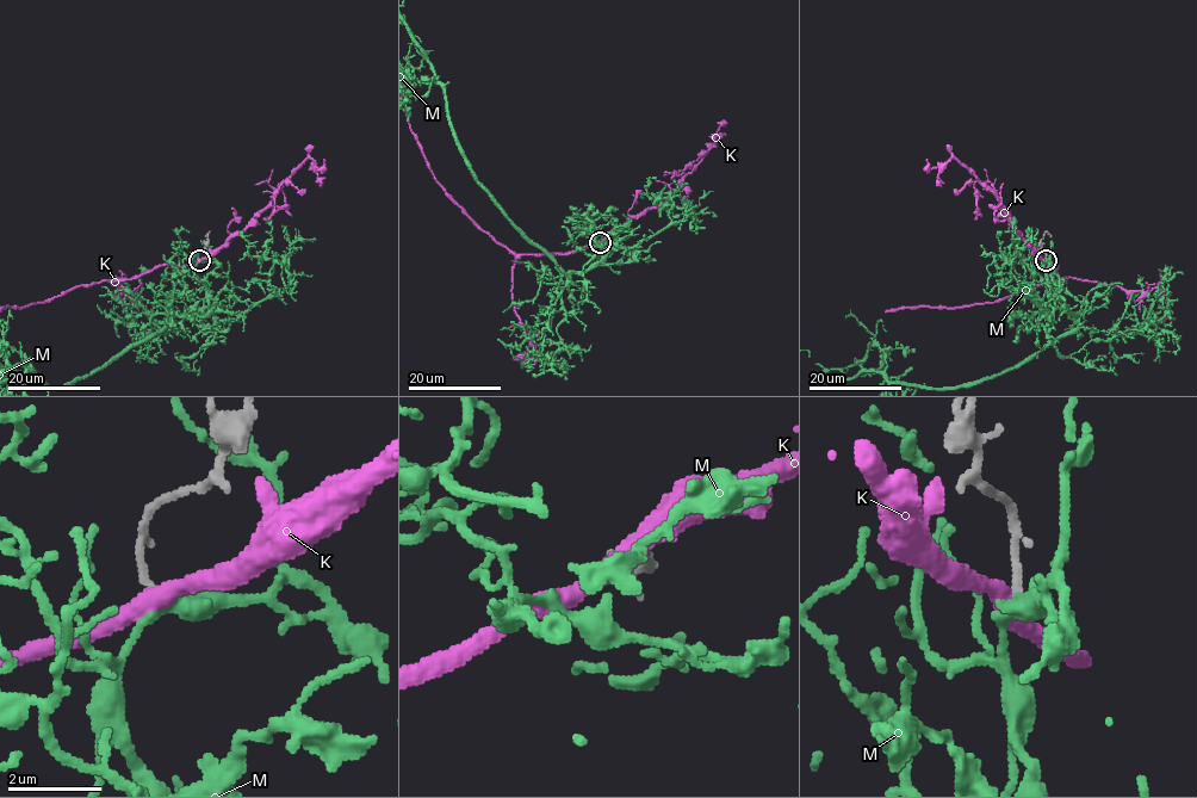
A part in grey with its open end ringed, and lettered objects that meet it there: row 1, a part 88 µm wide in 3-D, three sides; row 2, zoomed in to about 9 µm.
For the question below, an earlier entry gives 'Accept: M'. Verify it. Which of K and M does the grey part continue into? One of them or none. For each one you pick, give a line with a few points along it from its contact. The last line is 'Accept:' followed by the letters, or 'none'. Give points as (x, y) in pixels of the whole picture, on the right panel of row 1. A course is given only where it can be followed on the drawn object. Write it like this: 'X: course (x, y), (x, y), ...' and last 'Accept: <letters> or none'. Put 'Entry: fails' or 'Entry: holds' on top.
Entry: holds
Accept: M

